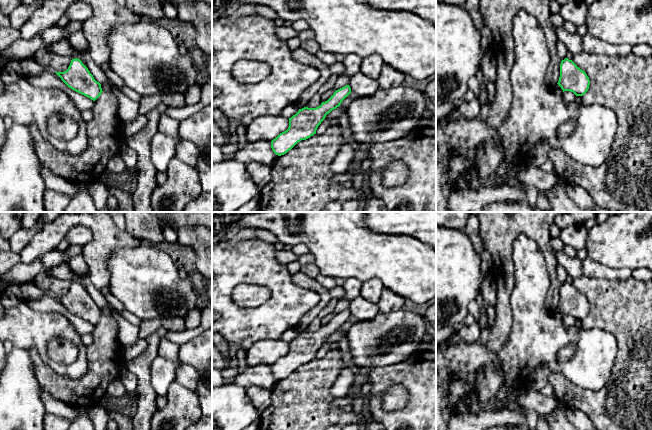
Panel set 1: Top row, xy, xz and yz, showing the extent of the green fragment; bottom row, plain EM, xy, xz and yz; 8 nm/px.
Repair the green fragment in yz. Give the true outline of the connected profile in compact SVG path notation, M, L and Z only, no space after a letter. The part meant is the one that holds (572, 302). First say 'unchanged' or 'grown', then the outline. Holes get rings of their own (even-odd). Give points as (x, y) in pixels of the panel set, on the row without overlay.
unchanged | M565 282L560 288L560 301L557 307L564 315L583 320L589 313L590 304L585 295L581 294L572 284Z

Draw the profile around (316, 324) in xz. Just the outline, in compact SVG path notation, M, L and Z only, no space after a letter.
M318 316L308 325L306 331L308 332L316 332L320 330L322 327L321 318Z

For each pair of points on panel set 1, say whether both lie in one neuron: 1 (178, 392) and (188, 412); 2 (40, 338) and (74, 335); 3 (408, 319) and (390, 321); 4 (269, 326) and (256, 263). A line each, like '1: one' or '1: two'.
1: one
2: one
3: one
4: one

